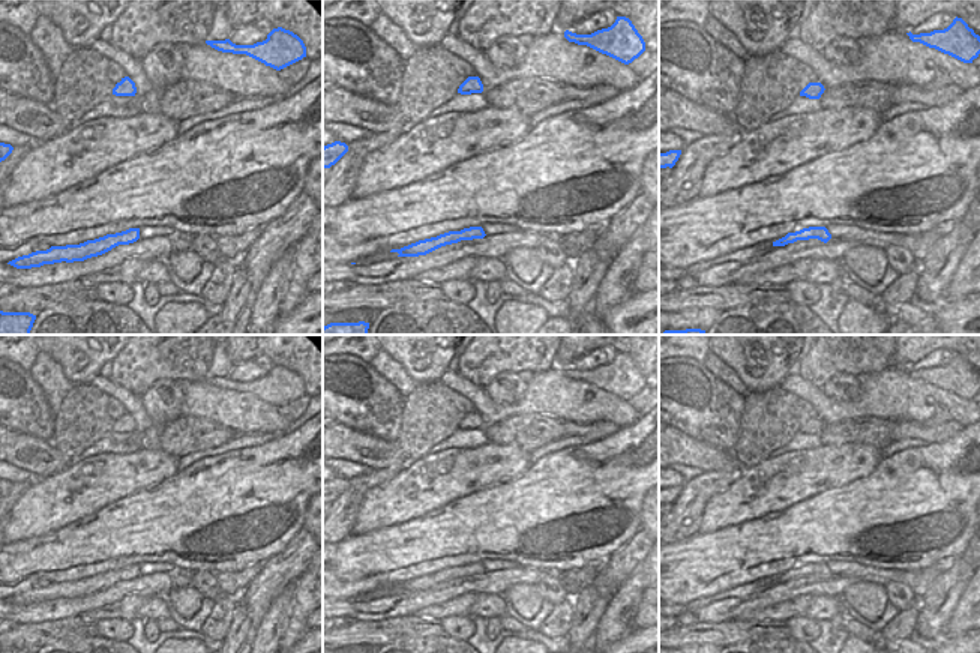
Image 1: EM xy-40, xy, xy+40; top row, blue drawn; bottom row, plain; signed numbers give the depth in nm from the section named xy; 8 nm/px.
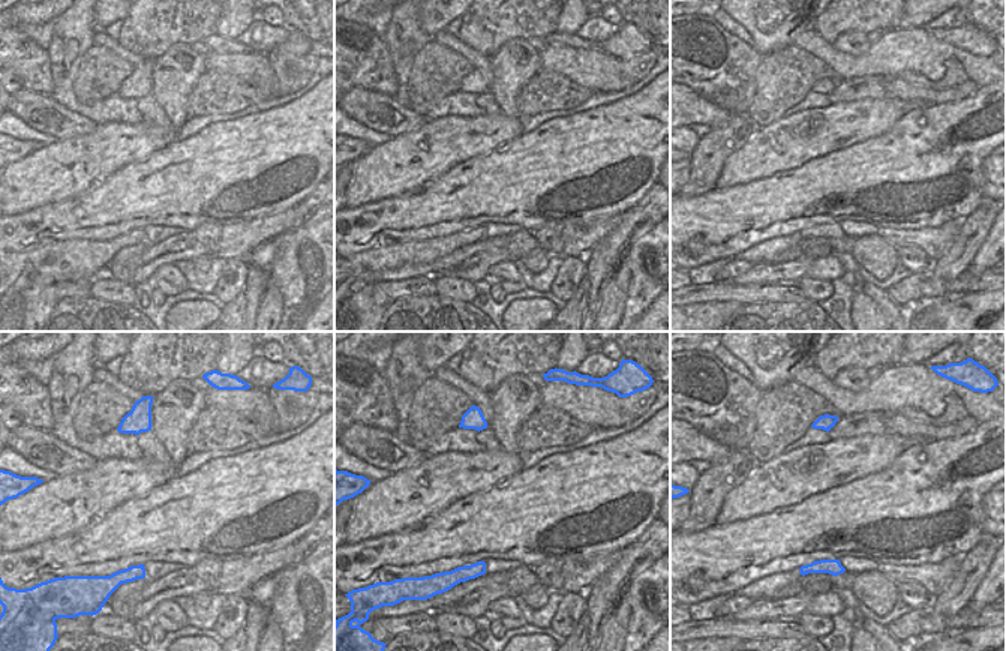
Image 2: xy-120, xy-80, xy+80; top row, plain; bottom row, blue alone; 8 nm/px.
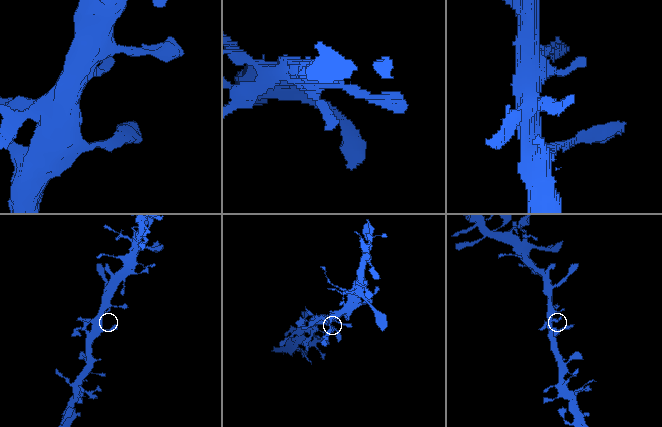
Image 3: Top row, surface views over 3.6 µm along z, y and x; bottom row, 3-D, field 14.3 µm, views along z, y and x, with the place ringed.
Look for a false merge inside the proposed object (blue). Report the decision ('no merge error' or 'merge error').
no merge error

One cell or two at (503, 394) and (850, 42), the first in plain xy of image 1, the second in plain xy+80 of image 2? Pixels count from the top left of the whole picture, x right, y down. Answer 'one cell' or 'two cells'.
one cell

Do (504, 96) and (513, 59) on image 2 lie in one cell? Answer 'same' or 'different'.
same

